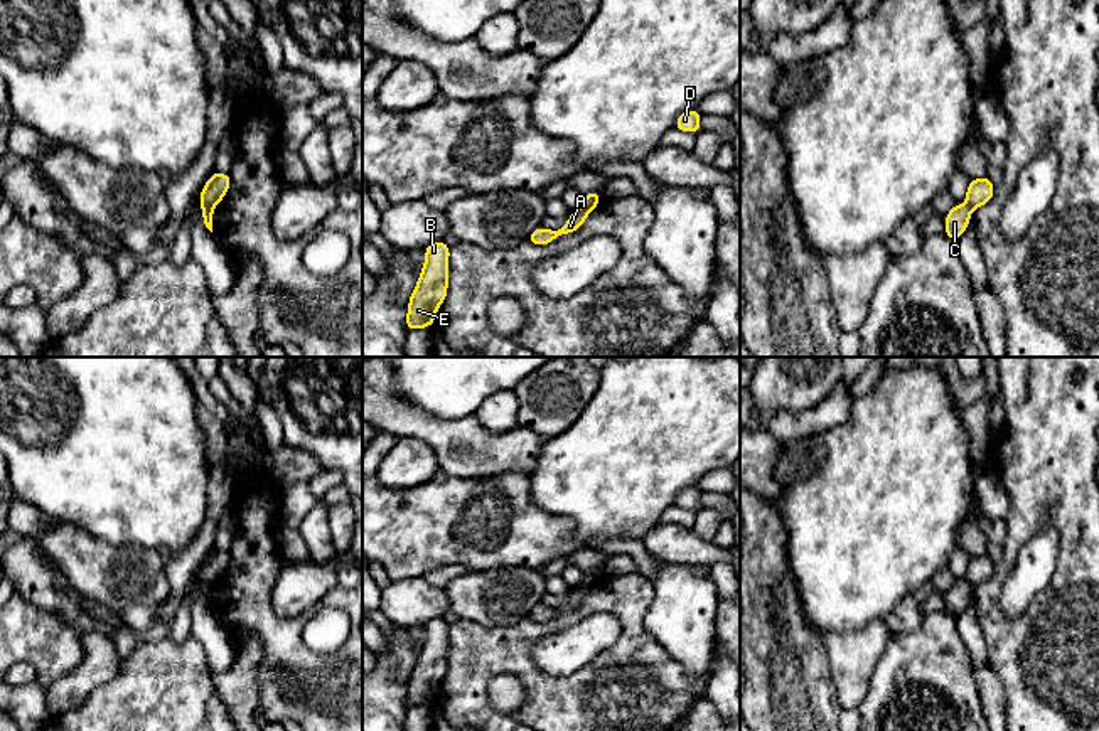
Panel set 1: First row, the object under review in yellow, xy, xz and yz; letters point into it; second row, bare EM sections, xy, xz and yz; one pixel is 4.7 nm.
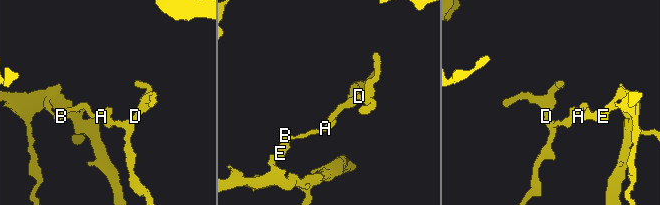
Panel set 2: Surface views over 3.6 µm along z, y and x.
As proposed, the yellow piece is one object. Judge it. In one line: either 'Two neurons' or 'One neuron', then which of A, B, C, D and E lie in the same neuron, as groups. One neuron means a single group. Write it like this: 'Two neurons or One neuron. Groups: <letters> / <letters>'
Two neurons. Groups: A B E / C D

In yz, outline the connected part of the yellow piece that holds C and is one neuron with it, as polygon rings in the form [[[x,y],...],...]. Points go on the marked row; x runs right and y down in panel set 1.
[[[968,204],[952,205],[952,209],[946,214],[944,234],[957,241],[969,224],[971,212],[973,209]]]

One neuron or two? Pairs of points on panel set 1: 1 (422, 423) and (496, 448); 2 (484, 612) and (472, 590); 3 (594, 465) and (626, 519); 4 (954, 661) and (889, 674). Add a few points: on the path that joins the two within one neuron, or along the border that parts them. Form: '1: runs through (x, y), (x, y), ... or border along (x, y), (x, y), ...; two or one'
1: runs through (440, 433), (454, 442), (471, 442), (477, 448); one
2: runs through (484, 607), (477, 595); one
3: runs through (607, 479), (619, 490), (626, 506); one
4: runs through (938, 662), (926, 674), (906, 674); one

